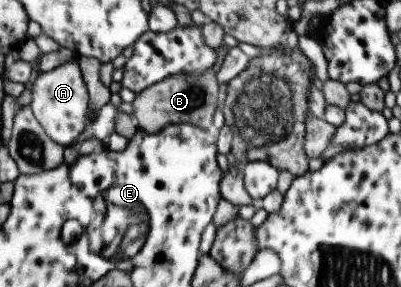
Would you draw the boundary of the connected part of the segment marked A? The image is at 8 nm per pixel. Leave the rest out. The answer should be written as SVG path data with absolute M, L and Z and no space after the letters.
M77 59L67 61L50 72L42 72L33 82L31 110L52 141L68 147L84 131L89 121L89 93Z

